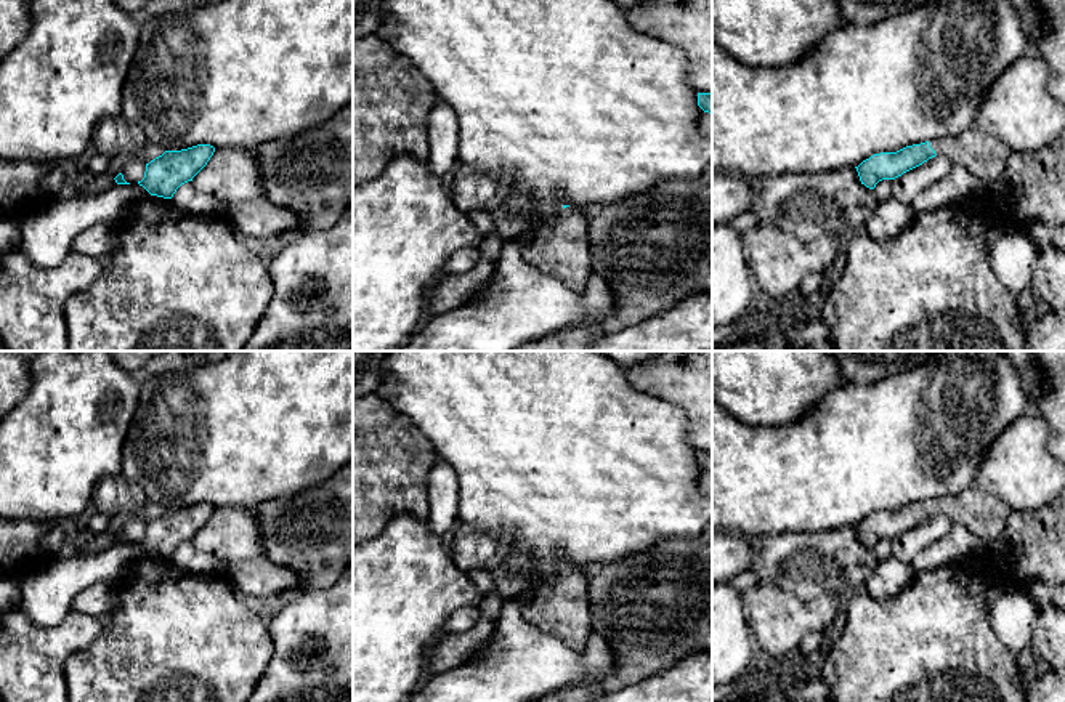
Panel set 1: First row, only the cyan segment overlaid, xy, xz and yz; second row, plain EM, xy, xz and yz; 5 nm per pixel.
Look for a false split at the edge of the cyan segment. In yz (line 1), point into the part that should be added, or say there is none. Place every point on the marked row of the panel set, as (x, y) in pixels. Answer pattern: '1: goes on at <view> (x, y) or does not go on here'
1: goes on at yz (985, 156)

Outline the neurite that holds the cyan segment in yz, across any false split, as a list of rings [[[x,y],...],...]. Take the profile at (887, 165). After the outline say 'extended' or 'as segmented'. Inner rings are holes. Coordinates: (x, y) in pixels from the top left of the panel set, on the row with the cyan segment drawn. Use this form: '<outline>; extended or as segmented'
[[[974,125],[959,136],[930,139],[897,152],[874,154],[855,168],[861,184],[874,189],[882,180],[895,180],[935,155],[946,155],[983,181],[994,181],[1004,173],[1010,152],[1006,143]]]; extended

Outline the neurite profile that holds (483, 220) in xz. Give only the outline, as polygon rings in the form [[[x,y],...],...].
[[[472,212],[470,220],[476,224],[480,232],[486,237],[489,232],[494,231],[494,223],[491,213],[488,212]]]

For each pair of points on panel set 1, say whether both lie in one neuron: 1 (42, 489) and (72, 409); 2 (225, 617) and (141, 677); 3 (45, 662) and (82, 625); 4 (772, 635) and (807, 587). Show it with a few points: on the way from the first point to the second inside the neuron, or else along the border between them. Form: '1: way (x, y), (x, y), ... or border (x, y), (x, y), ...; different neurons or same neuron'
1: way (42, 470), (42, 460), (71, 428); same neuron
2: way (204, 638), (162, 677); same neuron
3: way (55, 653), (72, 635); same neuron
4: border (765, 579), (802, 600), (823, 593), (838, 597); different neurons

